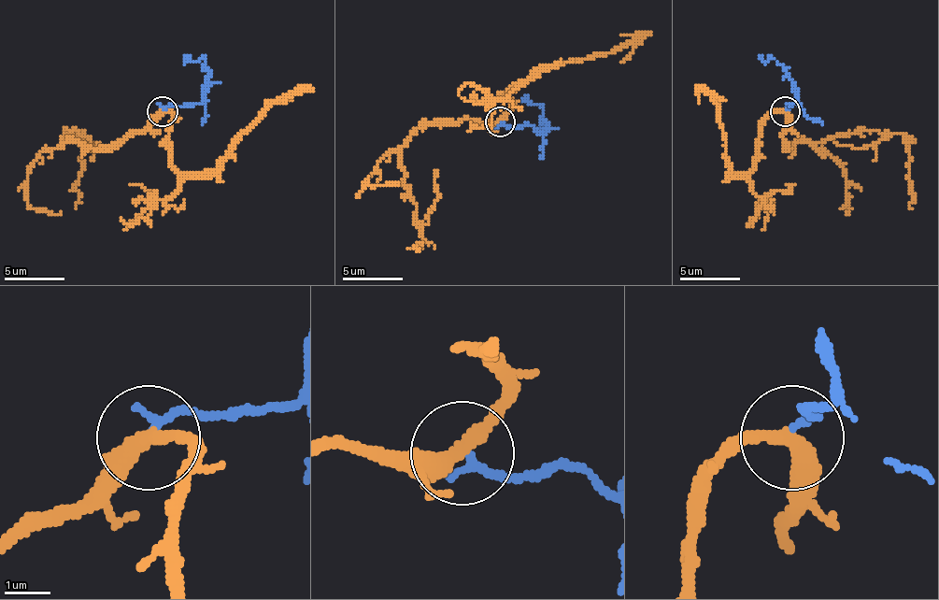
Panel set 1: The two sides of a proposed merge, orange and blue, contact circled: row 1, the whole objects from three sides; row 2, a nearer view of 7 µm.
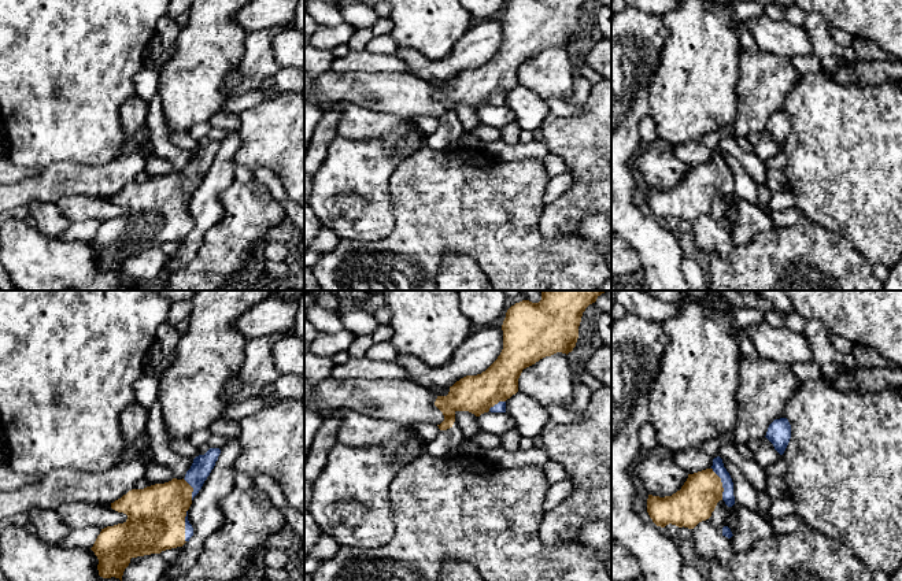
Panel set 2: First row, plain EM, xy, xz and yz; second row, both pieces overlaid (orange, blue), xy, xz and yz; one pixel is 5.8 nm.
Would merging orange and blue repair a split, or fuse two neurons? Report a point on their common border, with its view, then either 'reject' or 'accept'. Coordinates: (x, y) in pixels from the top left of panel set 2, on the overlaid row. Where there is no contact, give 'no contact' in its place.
contact yz (721, 484); accept

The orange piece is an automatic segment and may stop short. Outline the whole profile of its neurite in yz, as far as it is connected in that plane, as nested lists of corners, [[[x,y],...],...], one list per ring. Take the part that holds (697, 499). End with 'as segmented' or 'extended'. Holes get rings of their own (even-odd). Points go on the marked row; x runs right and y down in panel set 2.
[[[717,456],[710,469],[688,474],[681,489],[672,496],[648,495],[647,512],[657,526],[672,523],[694,529],[711,517],[720,500],[728,507],[735,504],[732,478]]] | extended

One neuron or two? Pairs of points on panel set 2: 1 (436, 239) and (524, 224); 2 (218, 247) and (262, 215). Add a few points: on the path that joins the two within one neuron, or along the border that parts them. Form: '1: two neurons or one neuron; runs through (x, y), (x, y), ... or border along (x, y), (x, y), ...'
1: one neuron; runs through (458, 225), (502, 225)
2: one neuron; runs through (229, 240), (251, 218)

